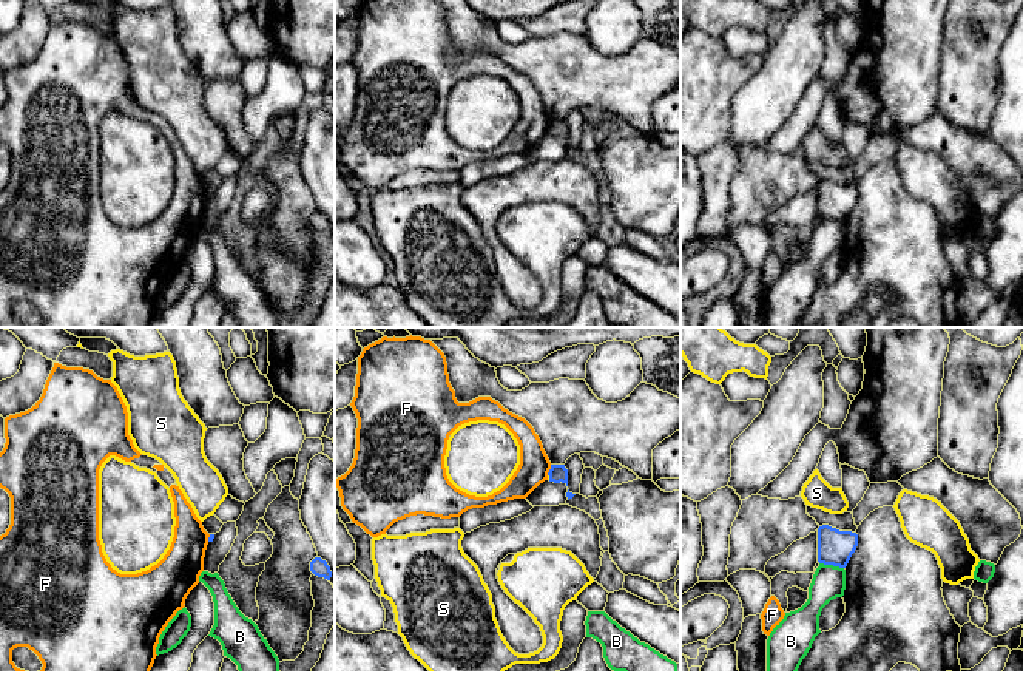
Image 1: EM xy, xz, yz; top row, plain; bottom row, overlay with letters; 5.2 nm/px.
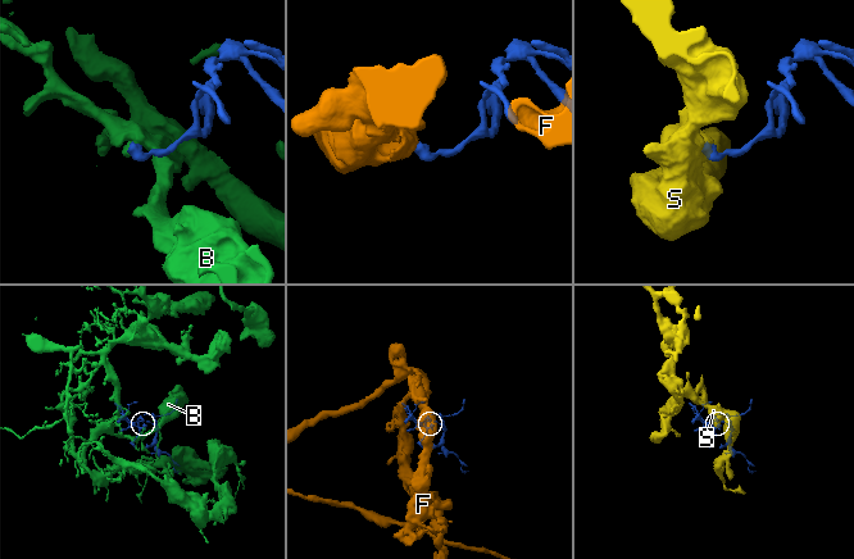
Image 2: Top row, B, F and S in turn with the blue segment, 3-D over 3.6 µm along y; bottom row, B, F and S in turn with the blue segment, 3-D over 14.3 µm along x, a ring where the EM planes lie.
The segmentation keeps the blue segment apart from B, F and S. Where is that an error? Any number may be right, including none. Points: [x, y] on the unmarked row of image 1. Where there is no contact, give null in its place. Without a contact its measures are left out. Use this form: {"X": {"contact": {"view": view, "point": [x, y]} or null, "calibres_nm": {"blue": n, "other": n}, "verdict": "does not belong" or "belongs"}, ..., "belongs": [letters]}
{"B": {"contact": {"view": "yz", "point": [832, 218]}, "calibres_nm": {"blue": 180, "other": 180}, "verdict": "does not belong"}, "F": {"contact": {"view": "xz", "point": [550, 124]}, "calibres_nm": {"blue": 90, "other": 160}, "verdict": "does not belong"}, "S": {"contact": {"view": "xz", "point": [550, 131]}, "calibres_nm": {"blue": 90, "other": 20}, "verdict": "does not belong"}, "belongs": []}

